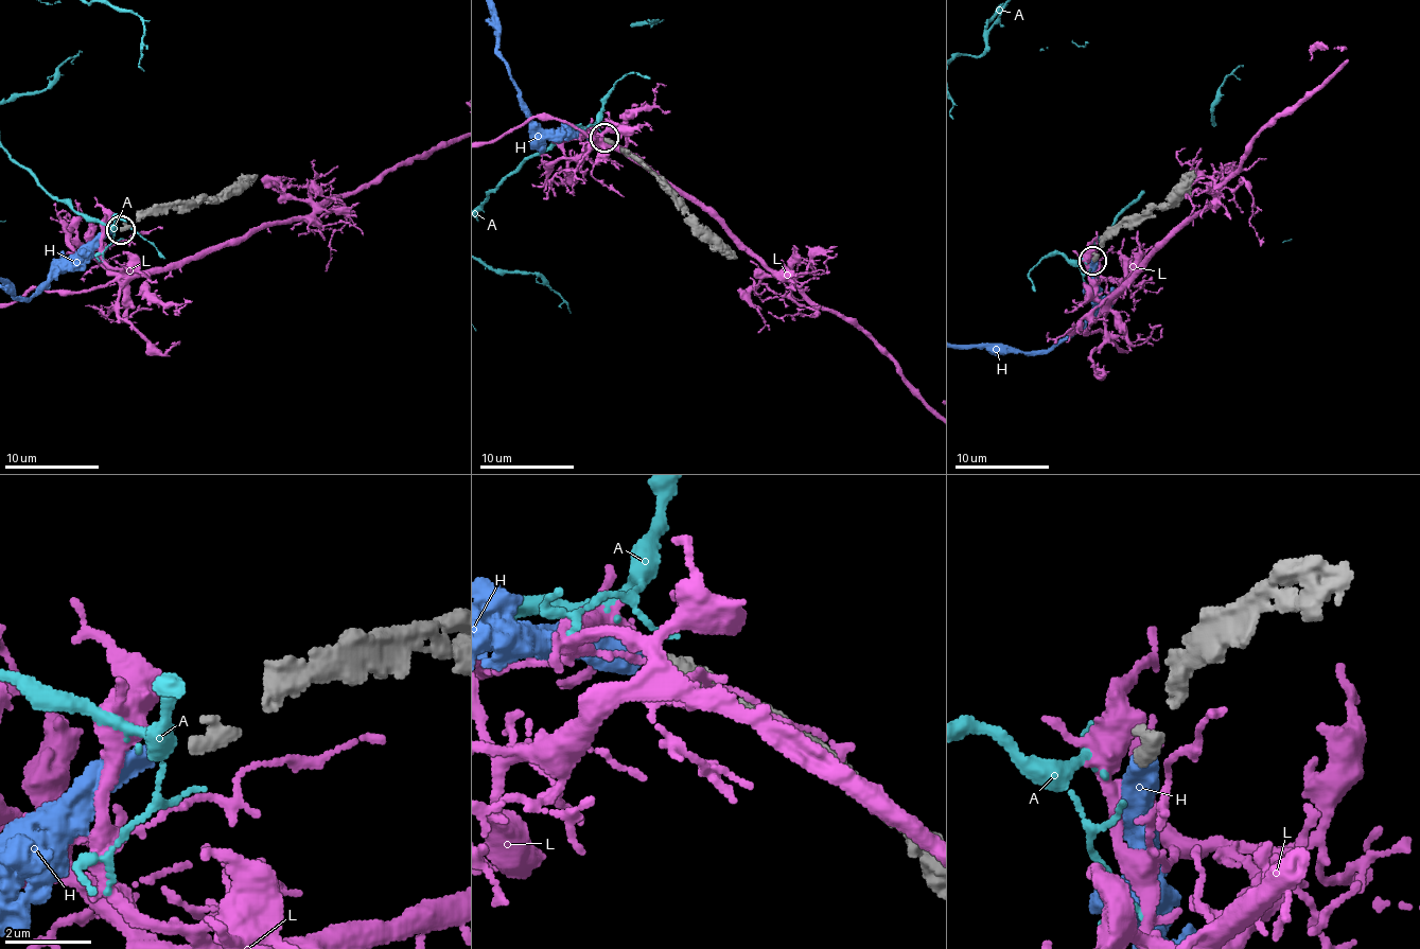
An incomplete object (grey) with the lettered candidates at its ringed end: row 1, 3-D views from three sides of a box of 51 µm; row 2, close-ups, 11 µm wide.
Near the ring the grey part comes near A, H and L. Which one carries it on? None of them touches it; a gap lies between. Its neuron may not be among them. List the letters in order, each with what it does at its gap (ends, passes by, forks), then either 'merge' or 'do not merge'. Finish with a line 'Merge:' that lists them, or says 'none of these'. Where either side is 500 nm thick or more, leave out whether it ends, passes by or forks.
A: it ends; do not merge
H: it ends; merge
L: do not merge
Merge: H

